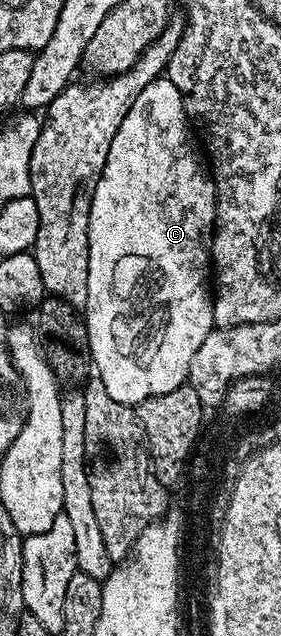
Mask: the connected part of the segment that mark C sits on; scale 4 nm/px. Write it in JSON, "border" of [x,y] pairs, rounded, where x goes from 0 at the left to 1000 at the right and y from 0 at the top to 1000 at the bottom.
{"border":[[[573,118],[573,119],[566,119],[566,121],[559,121],[559,123],[555,123],[555,126],[552,126],[552,127],[541,127],[541,129],[537,129],[537,131],[534,131],[534,132],[527,132],[527,134],[523,134],[523,135],[520,135],[520,137],[505,137],[505,149],[491,149],[491,156],[477,156],[477,162],[473,162],[473,164],[470,164],[470,167],[466,167],[466,168],[463,168],[463,175],[459,175],[459,176],[456,176],[456,179],[452,179],[452,181],[448,181],[448,187],[434,187],[434,200],[420,200],[420,212],[406,212],[406,225],[391,225],[391,244],[377,244],[377,263],[374,263],[374,264],[370,264],[370,267],[367,267],[367,269],[363,269],[363,275],[359,275],[359,277],[356,277],[356,280],[352,280],[352,281],[349,281],[349,288],[345,288],[345,289],[342,289],[342,299],[338,299],[338,300],[335,300],[335,307],[331,307],[331,308],[327,308],[327,324],[324,324],[324,325],[320,325],[320,357],[317,357],[317,358],[313,358],[313,387],[317,387],[317,388],[320,388],[320,426],[317,426],[317,428],[313,428],[313,443],[310,443],[310,445],[306,445],[306,476],[302,476],[302,478],[299,478],[299,484],[295,484],[295,487],[292,487],[292,497],[295,497],[295,502],[299,502],[299,506],[302,506],[302,508],[306,508],[306,514],[310,514],[310,516],[313,516],[313,531],[317,531],[317,533],[320,533],[320,552],[324,552],[324,553],[327,553],[327,572],[331,572],[331,575],[335,575],[335,580],[338,580],[338,585],[342,585],[342,586],[345,586],[345,588],[349,588],[349,597],[356,597],[356,601],[359,601],[359,602],[363,602],[363,608],[377,608],[377,621],[391,621],[391,627],[409,627],[409,631],[413,631],[413,632],[420,632],[420,634],[434,634],[434,635],[438,635],[438,637],[466,637],[466,638],[473,638],[473,640],[480,640],[480,638],[491,638],[491,637],[502,637],[502,634],[505,634],[505,632],[512,632],[512,631],[516,631],[516,629],[520,629],[520,627],[534,627],[534,626],[537,626],[537,624],[544,624],[544,623],[548,623],[548,621],[591,621],[591,615],[619,615],[619,608],[633,608],[633,607],[637,607],[637,605],[648,605],[648,604],[658,604],[658,601],[665,601],[665,597],[669,597],[669,585],[673,585],[673,583],[676,583],[676,568],[680,568],[680,566],[683,566],[683,564],[690,564],[690,558],[694,558],[694,557],[701,557],[701,553],[705,553],[705,546],[719,546],[719,539],[722,539],[722,536],[726,536],[726,535],[730,535],[730,533],[733,533],[733,527],[747,527],[747,525],[751,525],[751,524],[754,524],[754,519],[758,519],[758,516],[762,516],[762,506],[758,506],[758,503],[754,503],[754,475],[758,475],[758,472],[762,472],[762,461],[758,461],[758,456],[754,456],[754,454],[751,454],[751,453],[747,453],[747,437],[751,437],[751,436],[754,436],[754,434],[758,434],[758,429],[762,429],[762,425],[758,425],[758,421],[754,421],[754,418],[751,418],[751,414],[754,414],[754,395],[751,395],[751,388],[754,388],[754,368],[758,368],[758,365],[762,365],[762,355],[765,355],[765,351],[769,351],[769,288],[765,288],[765,285],[758,285],[758,283],[754,283],[754,275],[751,275],[751,270],[744,270],[744,267],[740,267],[740,266],[737,266],[737,264],[733,264],[733,259],[730,259],[730,255],[726,255],[726,253],[722,253],[722,252],[719,252],[719,247],[715,247],[715,242],[712,242],[712,241],[708,241],[708,239],[705,239],[705,234],[701,234],[701,241],[705,241],[705,242],[698,242],[698,234],[694,234],[694,231],[690,231],[690,230],[683,230],[683,215],[680,215],[680,214],[683,214],[683,215],[687,215],[687,211],[683,211],[683,209],[680,209],[680,208],[676,208],[676,192],[673,192],[673,189],[669,189],[669,182],[665,182],[665,181],[662,181],[662,175],[658,175],[658,173],[655,173],[655,157],[651,157],[651,156],[648,156],[648,149],[644,149],[644,148],[641,148],[641,145],[637,145],[637,143],[633,143],[633,137],[619,137],[619,131],[616,131],[616,129],[612,129],[612,127],[605,127],[605,126],[598,126],[598,123],[594,123],[594,119],[584,119],[584,118]]]}

